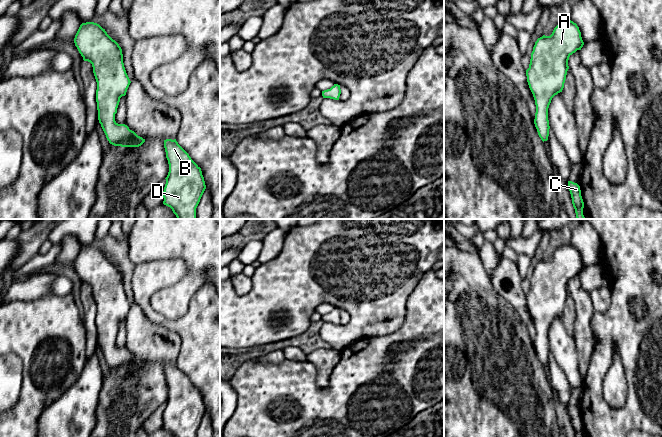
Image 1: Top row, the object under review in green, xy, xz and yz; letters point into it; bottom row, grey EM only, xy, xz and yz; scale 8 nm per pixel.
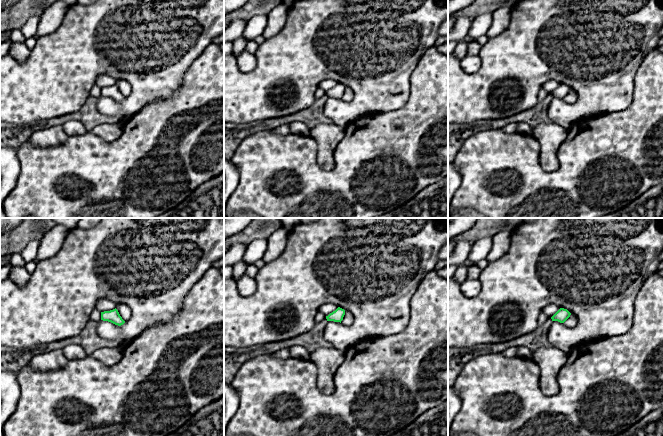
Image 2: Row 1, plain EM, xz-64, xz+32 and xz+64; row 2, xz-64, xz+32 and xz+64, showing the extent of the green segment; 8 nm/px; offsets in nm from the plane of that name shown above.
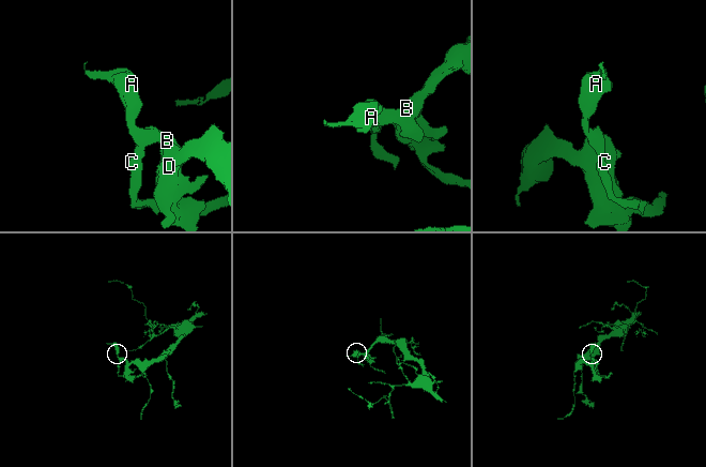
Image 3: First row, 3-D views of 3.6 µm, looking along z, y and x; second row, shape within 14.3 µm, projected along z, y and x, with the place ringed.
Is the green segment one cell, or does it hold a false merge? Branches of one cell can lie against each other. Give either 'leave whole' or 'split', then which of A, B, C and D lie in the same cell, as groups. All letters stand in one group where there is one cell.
split; groups A / B C D

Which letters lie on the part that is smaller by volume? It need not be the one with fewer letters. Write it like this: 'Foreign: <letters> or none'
Foreign: A

